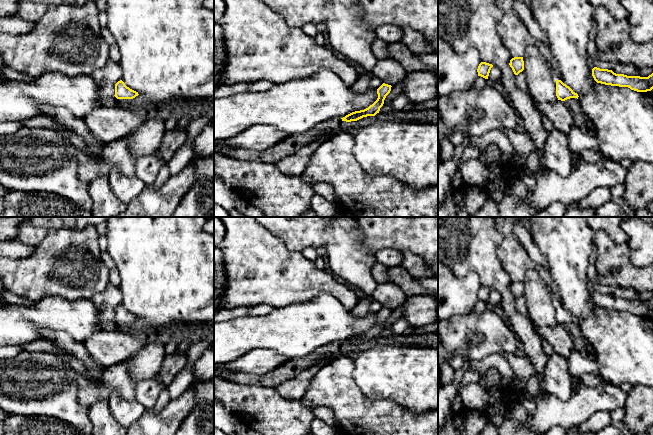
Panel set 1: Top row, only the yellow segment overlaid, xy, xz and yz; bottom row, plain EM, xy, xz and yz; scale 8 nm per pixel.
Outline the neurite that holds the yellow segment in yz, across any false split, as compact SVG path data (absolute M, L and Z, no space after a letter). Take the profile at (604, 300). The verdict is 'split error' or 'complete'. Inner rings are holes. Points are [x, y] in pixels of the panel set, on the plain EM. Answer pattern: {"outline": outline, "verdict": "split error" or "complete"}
{"outline": "M594 291L592 293L592 300L597 307L628 311L637 316L647 316L653 313L653 297L648 301L627 300L616 298L612 294Z", "verdict": "complete"}

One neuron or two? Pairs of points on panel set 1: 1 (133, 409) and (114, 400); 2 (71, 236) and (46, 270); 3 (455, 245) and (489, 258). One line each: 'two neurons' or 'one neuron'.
1: one neuron
2: one neuron
3: one neuron

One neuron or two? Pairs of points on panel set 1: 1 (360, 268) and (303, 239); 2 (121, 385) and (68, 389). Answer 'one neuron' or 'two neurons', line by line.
1: one neuron
2: two neurons

